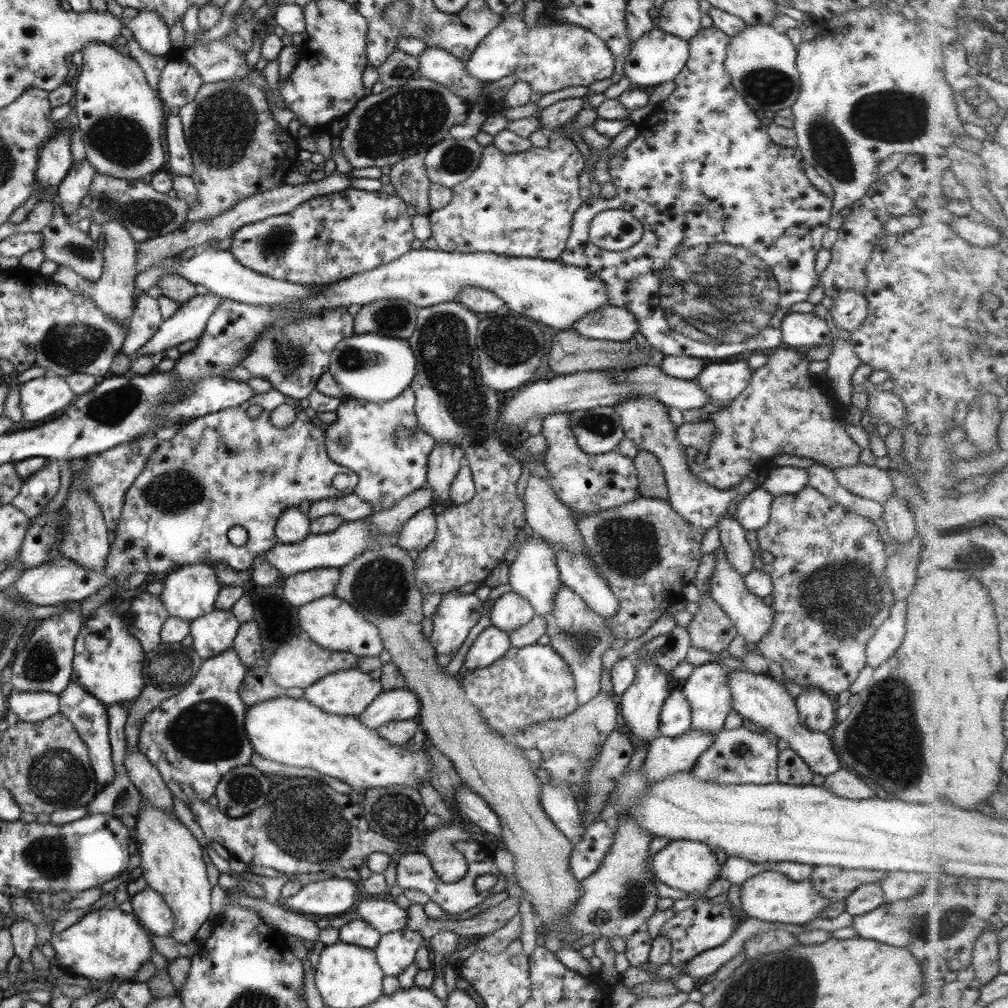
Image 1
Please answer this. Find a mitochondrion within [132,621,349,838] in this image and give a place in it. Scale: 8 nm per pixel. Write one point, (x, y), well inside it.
(209, 730)

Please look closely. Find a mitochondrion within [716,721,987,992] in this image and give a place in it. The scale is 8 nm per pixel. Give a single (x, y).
(953, 919)

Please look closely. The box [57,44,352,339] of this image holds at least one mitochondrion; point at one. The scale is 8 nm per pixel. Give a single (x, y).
(221, 128)

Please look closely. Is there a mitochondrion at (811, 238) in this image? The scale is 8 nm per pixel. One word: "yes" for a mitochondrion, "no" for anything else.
no

